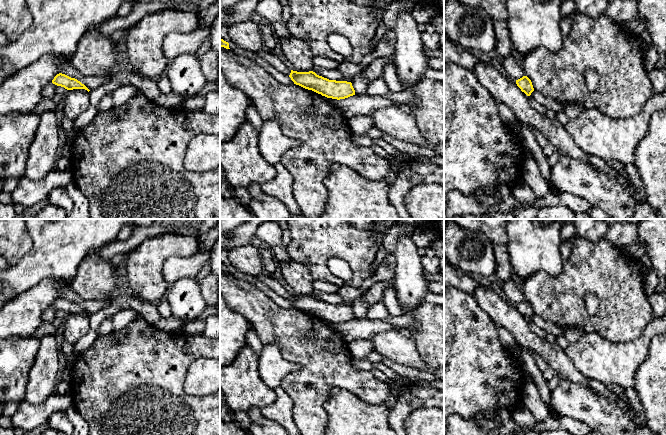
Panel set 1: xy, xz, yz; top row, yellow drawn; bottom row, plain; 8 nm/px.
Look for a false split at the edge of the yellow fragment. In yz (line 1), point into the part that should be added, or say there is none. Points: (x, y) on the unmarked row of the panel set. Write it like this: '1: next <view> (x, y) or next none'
1: next none

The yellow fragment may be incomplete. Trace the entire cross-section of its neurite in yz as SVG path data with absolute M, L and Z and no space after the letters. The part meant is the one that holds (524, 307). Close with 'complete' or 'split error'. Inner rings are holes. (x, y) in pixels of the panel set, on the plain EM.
M523 300L522 302L516 304L516 308L527 320L530 320L534 315L532 306L527 300Z | complete

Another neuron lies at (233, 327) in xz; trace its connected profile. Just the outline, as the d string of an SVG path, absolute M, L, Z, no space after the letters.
M220 296L220 368L233 363L247 344L247 333L252 327L247 319L233 311Z

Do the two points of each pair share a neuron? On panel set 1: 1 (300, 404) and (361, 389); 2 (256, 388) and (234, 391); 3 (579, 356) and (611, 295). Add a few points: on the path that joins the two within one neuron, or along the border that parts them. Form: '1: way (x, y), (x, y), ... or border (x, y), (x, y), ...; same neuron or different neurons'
1: way (315, 389), (323, 381), (346, 381); same neuron
2: way (251, 390), (239, 391); same neuron
3: border (595, 330), (604, 338), (616, 342); different neurons

